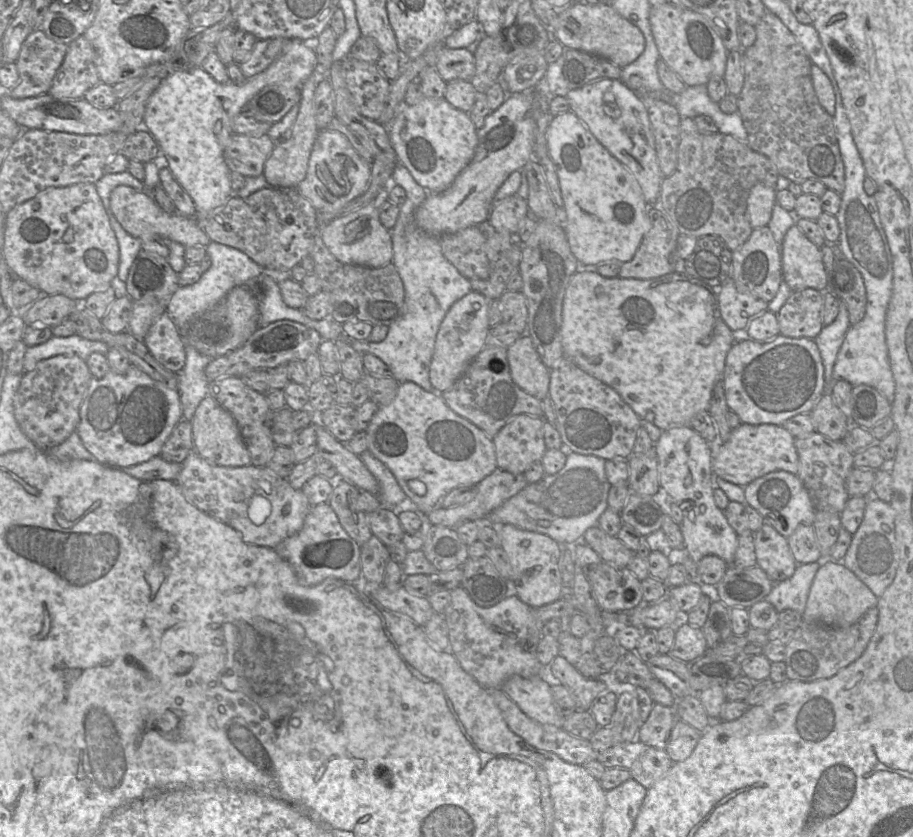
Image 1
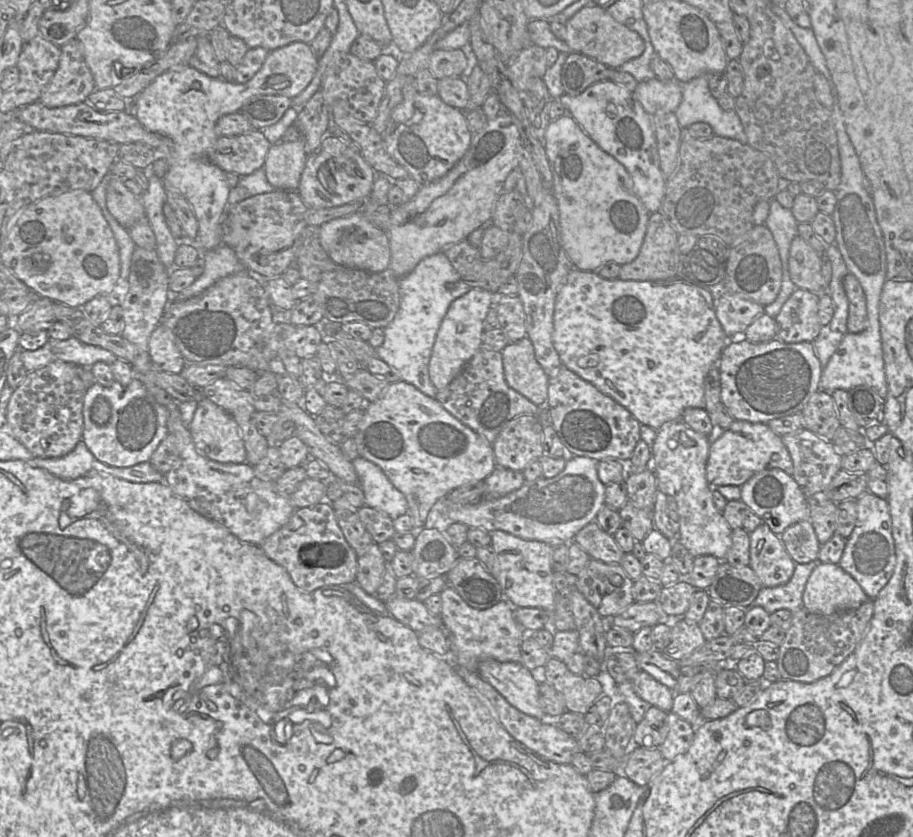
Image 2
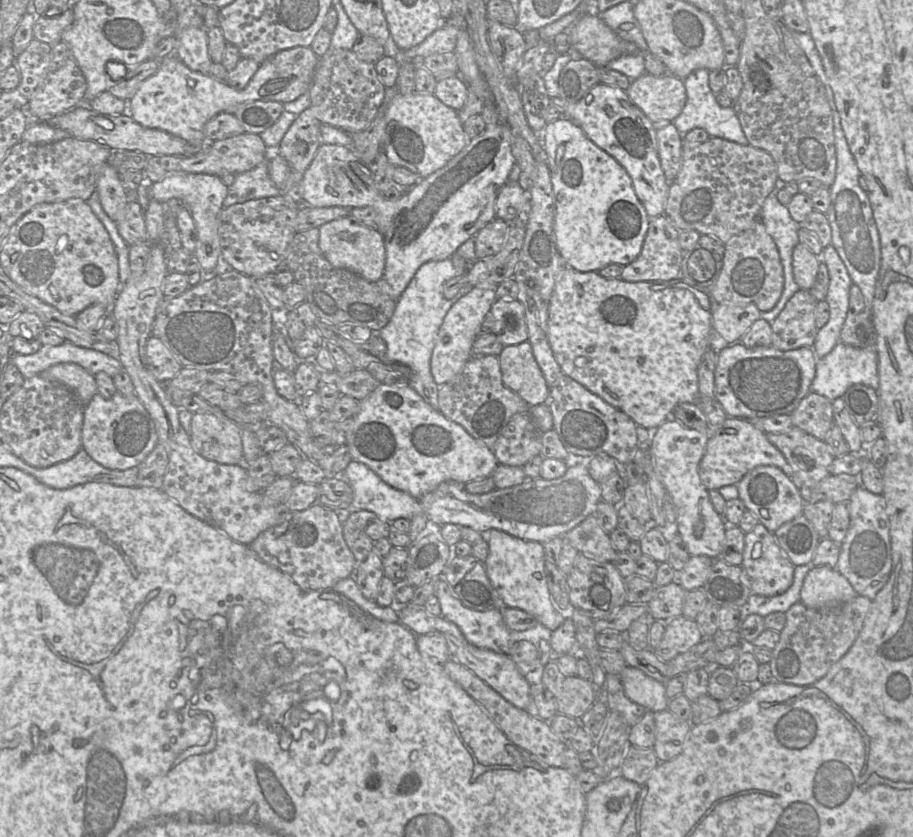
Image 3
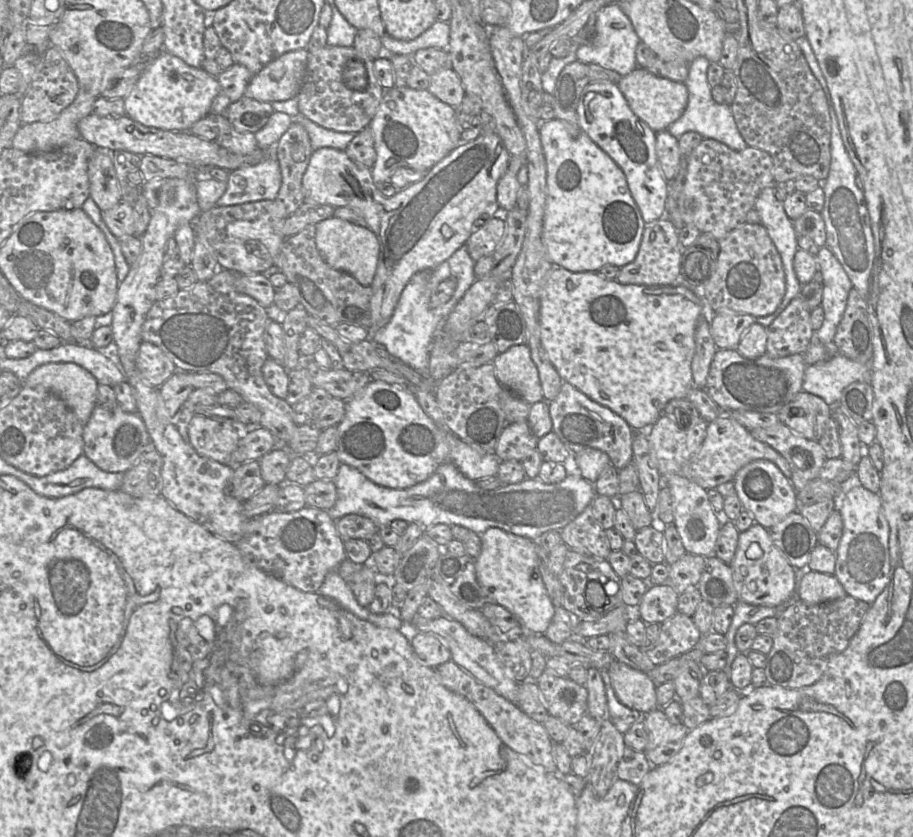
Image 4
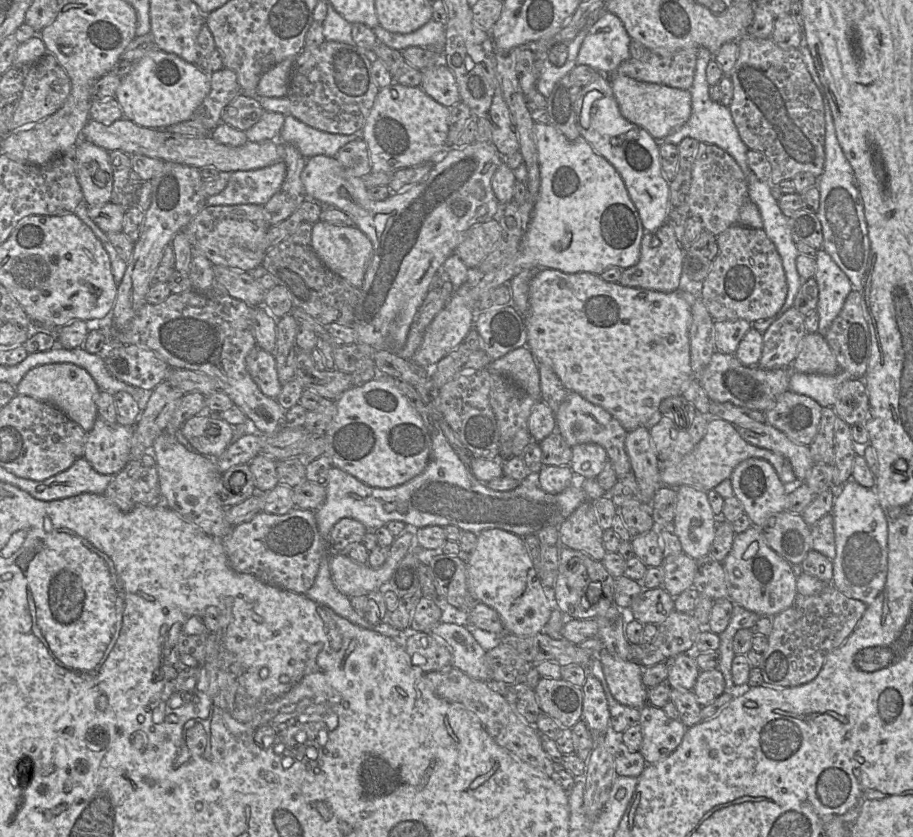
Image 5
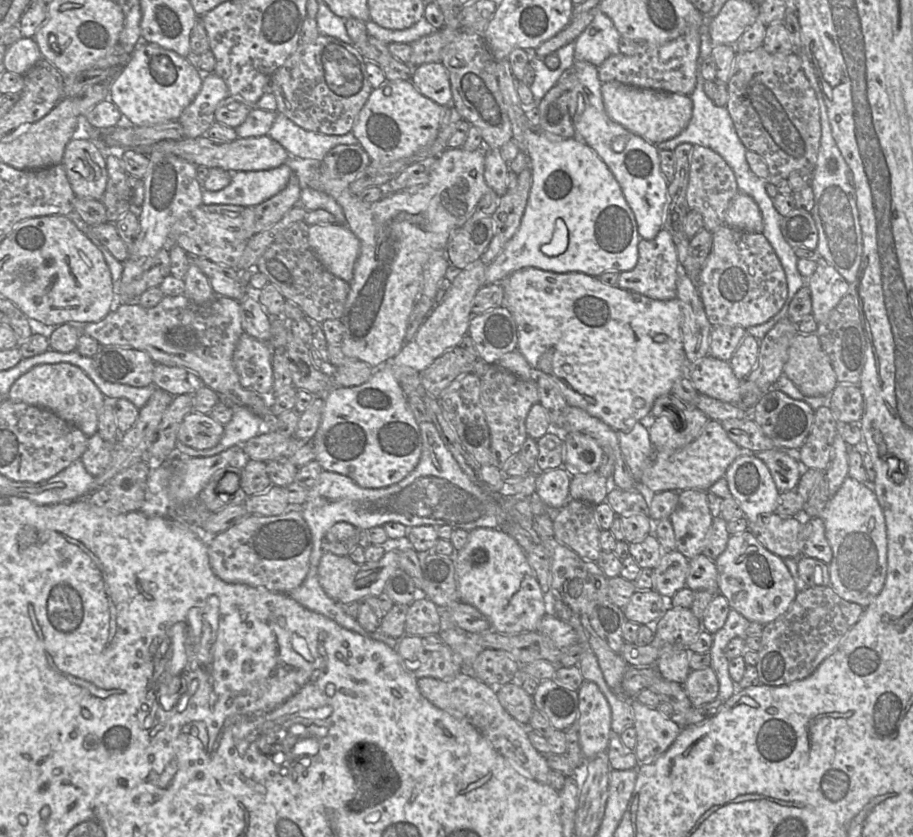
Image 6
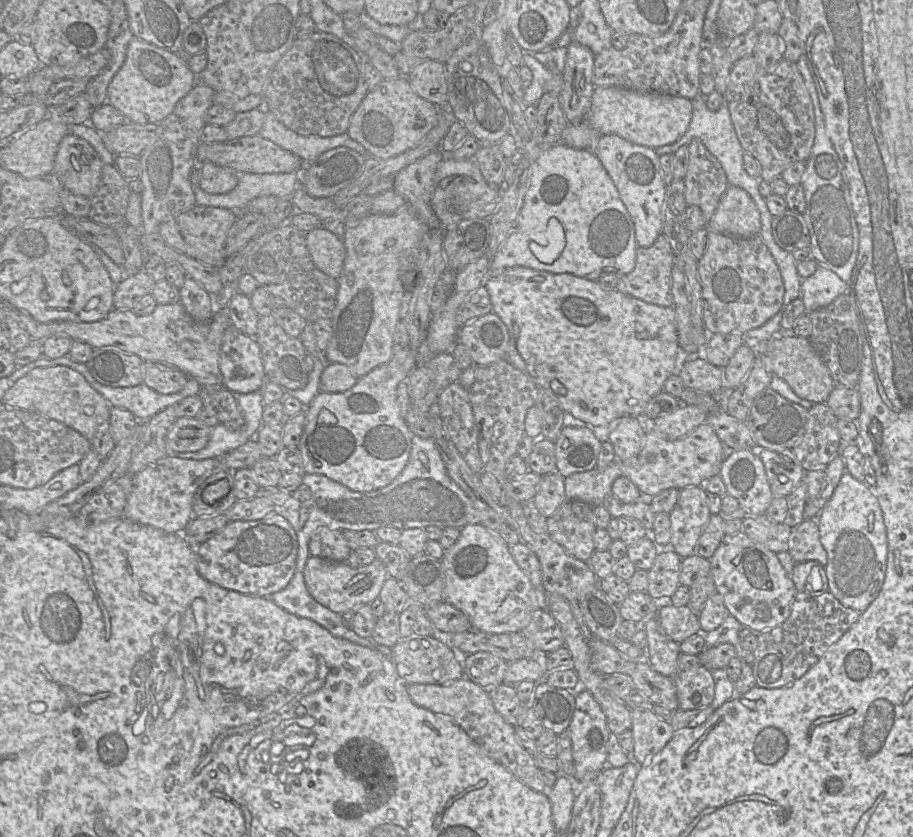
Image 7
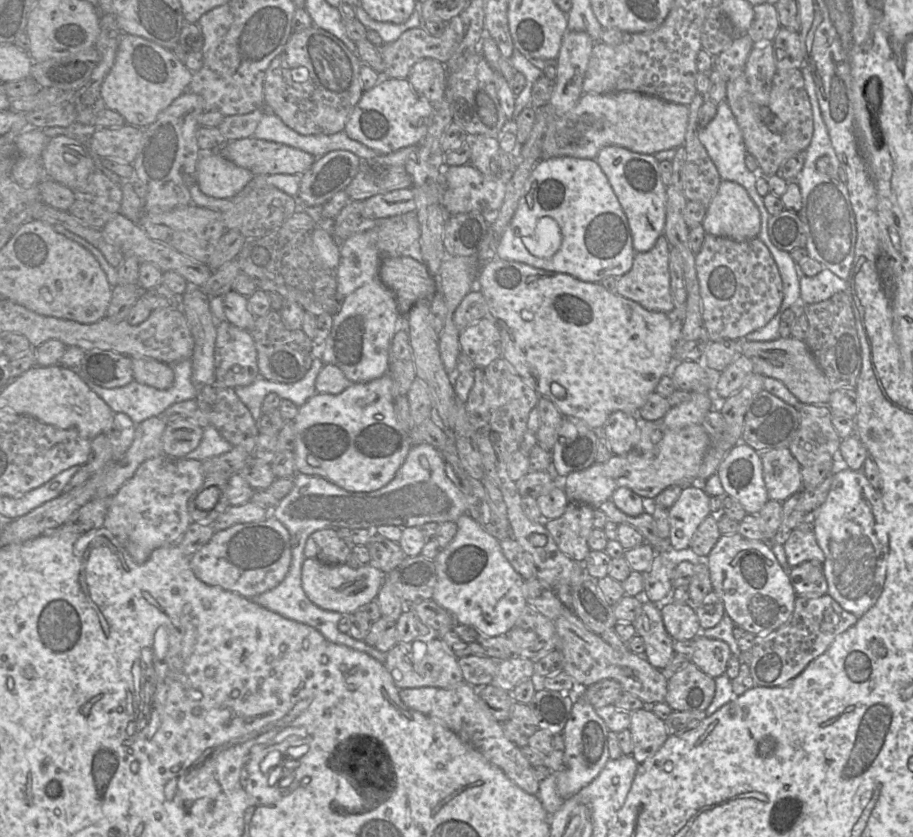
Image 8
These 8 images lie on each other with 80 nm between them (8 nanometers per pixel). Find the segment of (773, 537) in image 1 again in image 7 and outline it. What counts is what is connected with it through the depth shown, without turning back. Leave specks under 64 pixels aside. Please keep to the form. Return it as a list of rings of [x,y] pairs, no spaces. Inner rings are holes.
[[[741,531],[725,535],[709,561],[717,593],[723,597],[728,612],[743,626],[763,632],[781,625],[790,616],[797,590],[776,553]]]

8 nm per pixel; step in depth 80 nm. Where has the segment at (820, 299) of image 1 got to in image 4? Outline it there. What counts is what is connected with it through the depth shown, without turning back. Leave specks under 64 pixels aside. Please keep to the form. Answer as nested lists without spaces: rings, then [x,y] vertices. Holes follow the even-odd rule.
[[[797,296],[767,327],[766,354],[783,358],[804,354],[815,336],[810,321],[811,310]]]

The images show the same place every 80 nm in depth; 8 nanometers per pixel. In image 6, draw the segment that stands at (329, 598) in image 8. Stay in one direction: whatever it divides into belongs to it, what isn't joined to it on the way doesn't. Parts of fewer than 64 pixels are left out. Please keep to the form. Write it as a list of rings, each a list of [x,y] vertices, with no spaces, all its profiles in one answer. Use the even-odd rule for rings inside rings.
[[[393,549],[387,550],[377,562],[364,564],[354,563],[348,556],[339,556],[326,552],[318,566],[318,580],[324,592],[335,602],[344,605],[359,601],[368,596],[378,597],[390,576],[398,568],[398,555]]]

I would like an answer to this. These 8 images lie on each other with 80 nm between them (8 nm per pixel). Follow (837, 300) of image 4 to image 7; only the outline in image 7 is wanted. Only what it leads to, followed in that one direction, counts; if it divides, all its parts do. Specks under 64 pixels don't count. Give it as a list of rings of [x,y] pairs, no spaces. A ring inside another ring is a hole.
[[[818,265],[814,274],[801,282],[801,299],[806,312],[829,305],[839,295],[847,292],[847,283],[836,273]]]

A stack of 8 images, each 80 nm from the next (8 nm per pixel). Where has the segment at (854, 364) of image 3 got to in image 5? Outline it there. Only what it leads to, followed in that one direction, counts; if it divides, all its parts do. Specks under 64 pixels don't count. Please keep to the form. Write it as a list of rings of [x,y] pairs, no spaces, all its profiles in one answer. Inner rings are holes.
[[[841,370],[835,375],[792,372],[789,391],[808,396],[823,408],[833,408],[839,387],[849,379],[850,376]]]

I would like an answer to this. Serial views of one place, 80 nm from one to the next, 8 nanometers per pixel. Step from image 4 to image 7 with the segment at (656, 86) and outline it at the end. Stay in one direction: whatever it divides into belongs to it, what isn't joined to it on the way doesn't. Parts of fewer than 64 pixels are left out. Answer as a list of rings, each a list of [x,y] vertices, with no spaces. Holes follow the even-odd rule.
[[[594,87],[591,105],[578,124],[569,124],[562,133],[562,144],[575,149],[592,150],[601,136],[617,135],[637,145],[656,149],[679,140],[692,119],[692,101],[655,92],[621,87]]]

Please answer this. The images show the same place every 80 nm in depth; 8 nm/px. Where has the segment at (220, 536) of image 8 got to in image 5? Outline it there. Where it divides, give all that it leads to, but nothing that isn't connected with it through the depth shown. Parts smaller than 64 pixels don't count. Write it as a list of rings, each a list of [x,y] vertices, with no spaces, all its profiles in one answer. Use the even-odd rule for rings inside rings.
[[[294,508],[283,515],[260,512],[251,520],[232,528],[230,534],[221,539],[228,563],[238,573],[250,574],[265,584],[305,595],[313,585],[326,548],[326,540],[320,535],[315,511]]]

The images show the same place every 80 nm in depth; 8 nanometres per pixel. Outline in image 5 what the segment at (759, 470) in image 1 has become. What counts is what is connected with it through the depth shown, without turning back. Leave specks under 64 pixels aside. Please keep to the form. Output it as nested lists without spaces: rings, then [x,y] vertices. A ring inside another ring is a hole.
[[[709,418],[704,437],[691,452],[679,461],[661,463],[660,481],[662,485],[672,488],[688,485],[707,493],[722,481],[729,479],[736,466],[748,458],[758,458],[770,463],[786,487],[797,483],[792,466],[786,458],[747,443],[737,432],[735,425],[719,418]]]

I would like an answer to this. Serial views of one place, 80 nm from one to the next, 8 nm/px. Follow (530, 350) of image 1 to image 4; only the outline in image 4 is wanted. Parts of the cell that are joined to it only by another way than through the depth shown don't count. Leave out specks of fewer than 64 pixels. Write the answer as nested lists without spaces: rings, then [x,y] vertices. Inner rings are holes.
[[[527,344],[510,347],[492,361],[499,383],[530,405],[543,401],[538,369]]]

